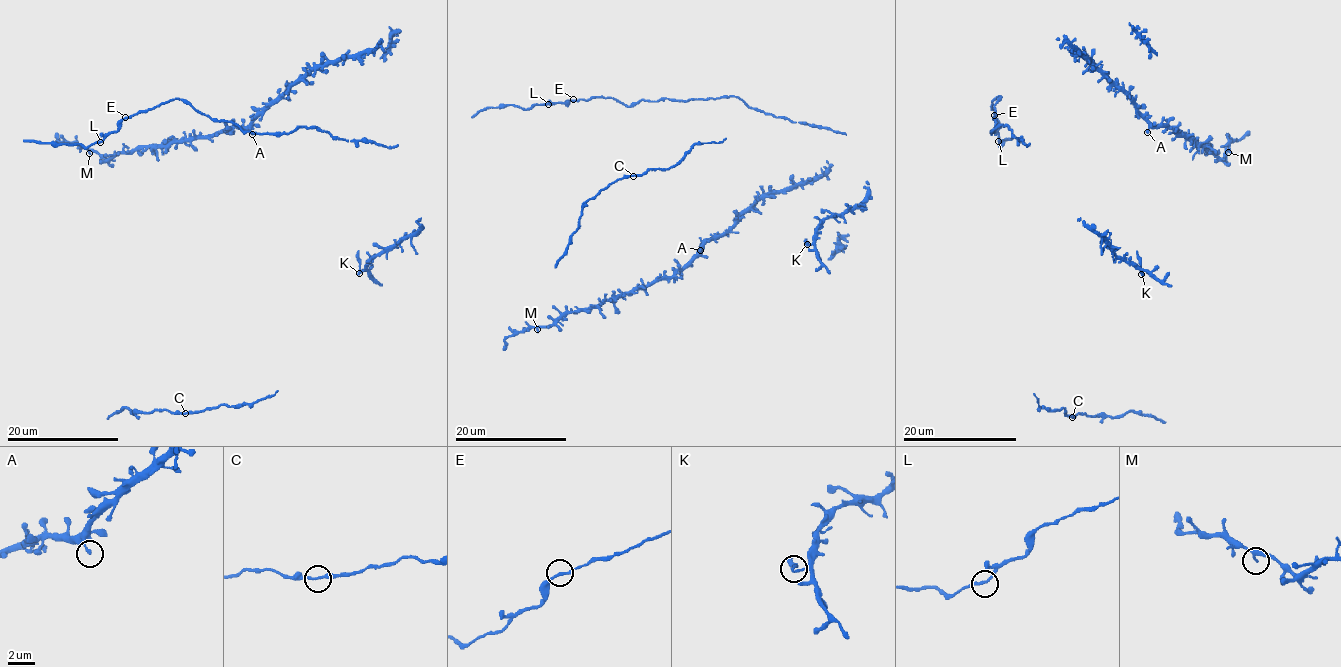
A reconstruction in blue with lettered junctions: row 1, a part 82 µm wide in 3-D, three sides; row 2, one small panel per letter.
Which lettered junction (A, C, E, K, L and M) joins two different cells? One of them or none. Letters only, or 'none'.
K

